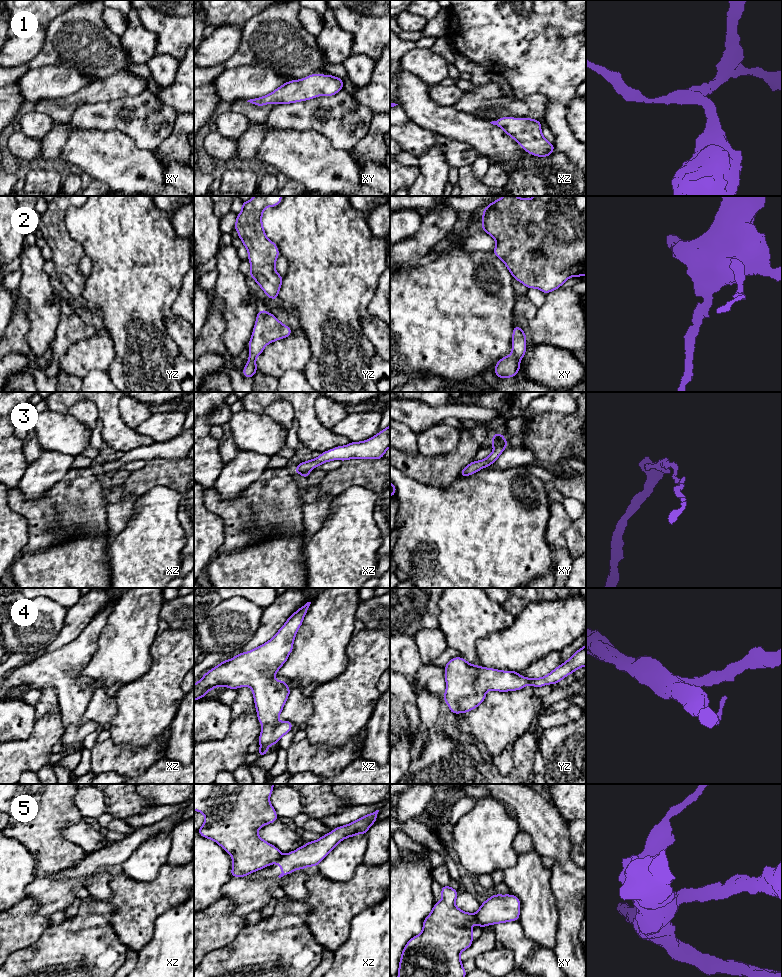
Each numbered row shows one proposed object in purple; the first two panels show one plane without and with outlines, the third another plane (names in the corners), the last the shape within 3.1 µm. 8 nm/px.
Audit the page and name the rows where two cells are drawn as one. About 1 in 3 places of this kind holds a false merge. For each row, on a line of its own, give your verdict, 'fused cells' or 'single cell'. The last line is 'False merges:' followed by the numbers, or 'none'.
1: single cell
2: single cell
3: fused cells
4: single cell
5: fused cells
False merges: 3, 5

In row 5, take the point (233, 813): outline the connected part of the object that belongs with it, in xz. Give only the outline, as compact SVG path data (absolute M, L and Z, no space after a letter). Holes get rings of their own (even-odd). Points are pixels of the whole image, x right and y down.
M194 784L194 810L202 812L205 815L205 822L199 828L198 833L204 837L209 838L216 843L218 843L226 852L232 856L233 866L231 870L231 877L245 877L246 875L258 871L262 868L269 866L270 864L275 863L282 857L279 849L270 843L264 841L260 838L257 831L260 827L275 822L278 819L278 816L275 812L275 809L269 801L269 797L274 789L273 784Z

